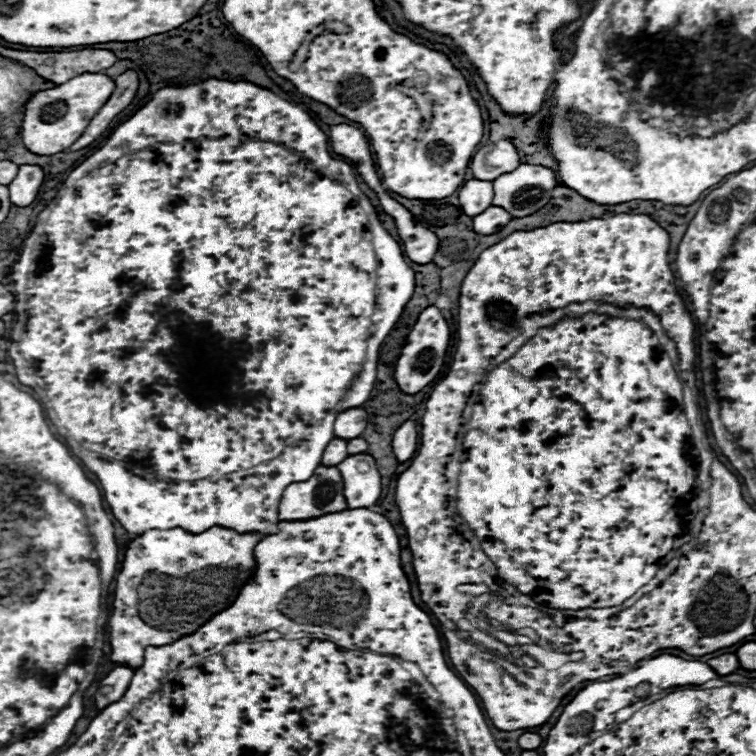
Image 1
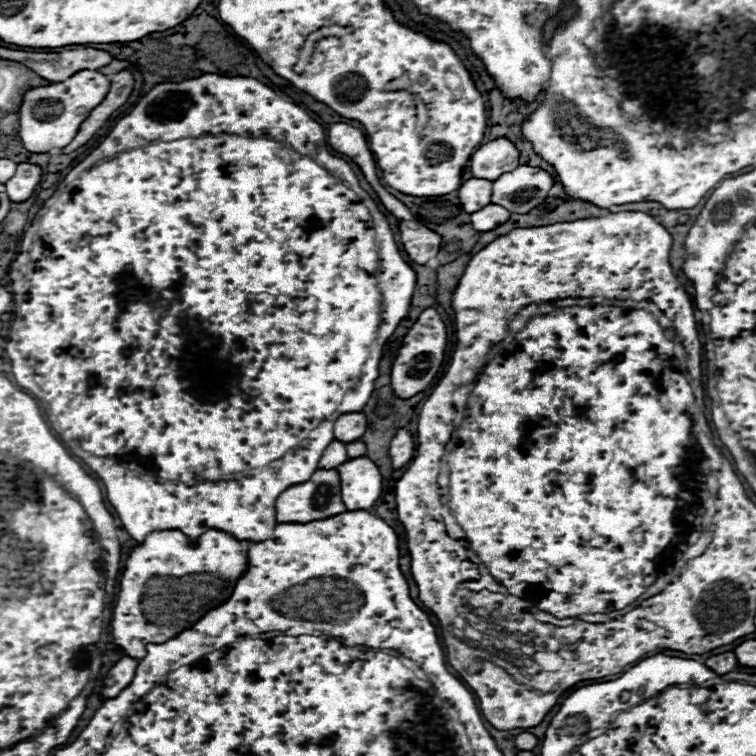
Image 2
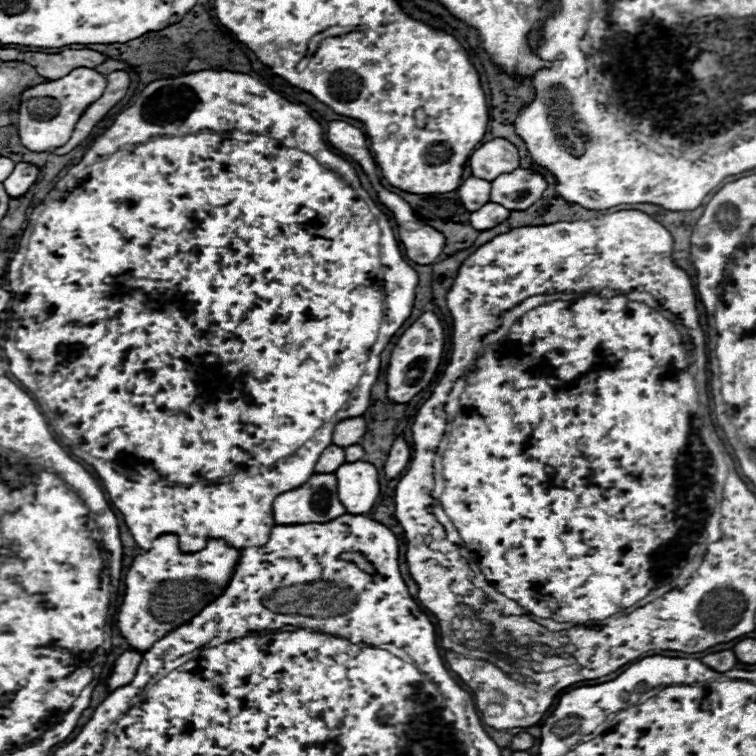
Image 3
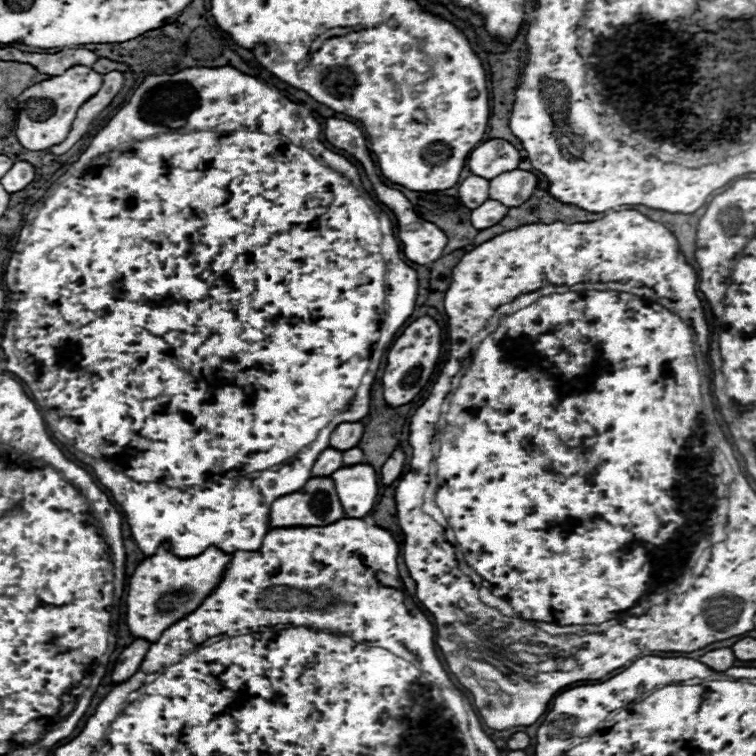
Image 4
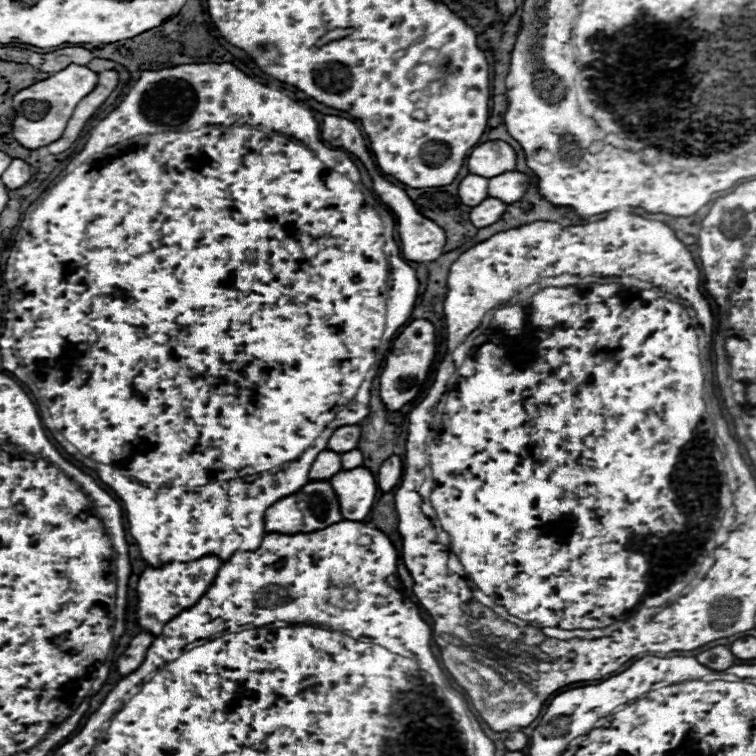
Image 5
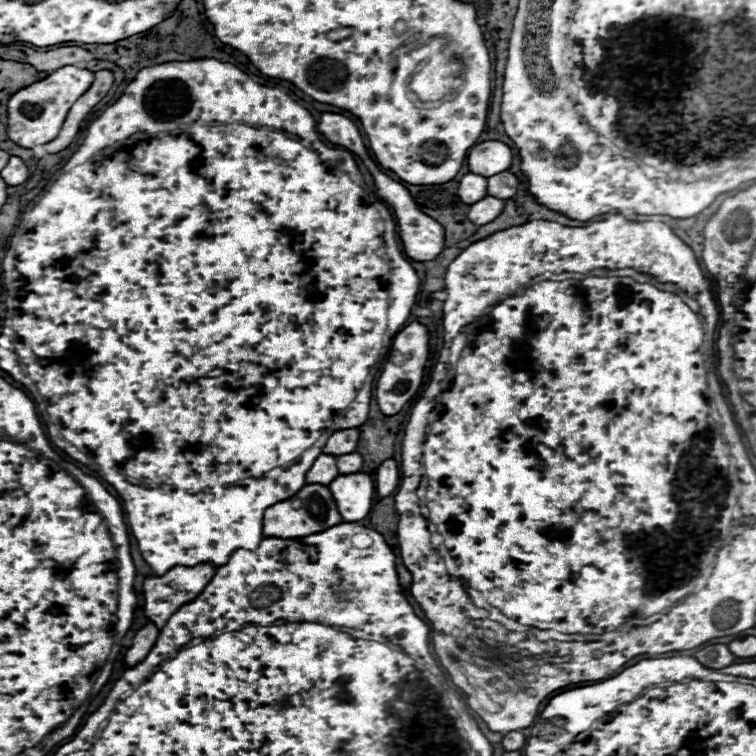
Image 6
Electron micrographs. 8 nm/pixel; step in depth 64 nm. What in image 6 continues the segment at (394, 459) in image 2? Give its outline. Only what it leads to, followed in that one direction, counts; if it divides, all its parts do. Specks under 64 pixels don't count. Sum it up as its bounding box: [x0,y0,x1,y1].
[374,458,400,498]

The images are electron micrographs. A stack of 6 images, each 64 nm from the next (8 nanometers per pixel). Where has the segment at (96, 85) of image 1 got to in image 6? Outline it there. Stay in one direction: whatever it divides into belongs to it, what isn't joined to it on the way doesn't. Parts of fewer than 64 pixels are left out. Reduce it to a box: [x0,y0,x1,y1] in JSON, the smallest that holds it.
[8,66,94,148]

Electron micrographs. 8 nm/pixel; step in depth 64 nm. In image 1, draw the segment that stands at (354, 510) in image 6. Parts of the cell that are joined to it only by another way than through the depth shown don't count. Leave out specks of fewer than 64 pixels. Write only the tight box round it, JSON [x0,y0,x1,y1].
[338,454,382,508]

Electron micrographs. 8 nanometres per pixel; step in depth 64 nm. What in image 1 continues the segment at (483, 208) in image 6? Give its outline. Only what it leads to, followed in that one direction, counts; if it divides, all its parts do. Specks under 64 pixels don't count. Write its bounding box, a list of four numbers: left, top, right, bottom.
[472,206,512,234]

